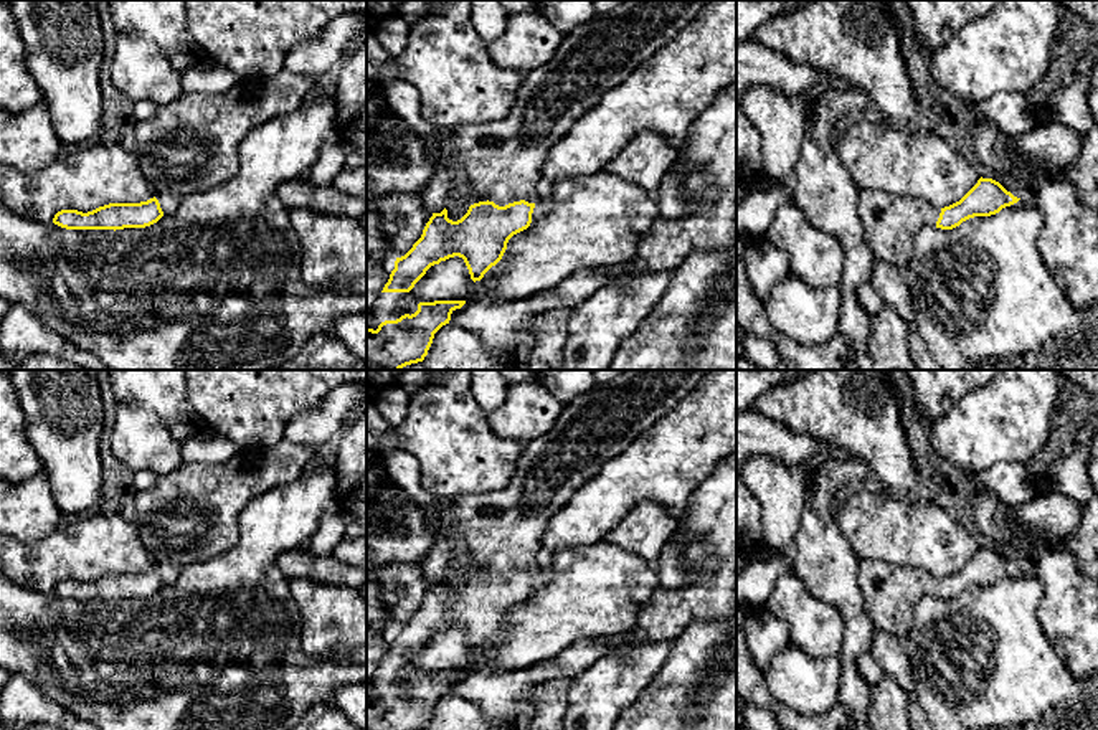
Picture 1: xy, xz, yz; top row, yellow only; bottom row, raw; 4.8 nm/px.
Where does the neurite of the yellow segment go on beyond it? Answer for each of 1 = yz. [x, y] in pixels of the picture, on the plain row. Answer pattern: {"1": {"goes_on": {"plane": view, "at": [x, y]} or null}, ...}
{"1": {"goes_on": {"plane": "yz", "at": [890, 592]}}}

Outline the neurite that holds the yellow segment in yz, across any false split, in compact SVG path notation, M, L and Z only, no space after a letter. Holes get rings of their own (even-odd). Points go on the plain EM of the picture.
M981 547L959 571L944 578L923 568L864 558L859 560L857 583L873 629L903 639L913 624L913 608L920 598L953 600L969 588L996 585L1019 570L999 552Z

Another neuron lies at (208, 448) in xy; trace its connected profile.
M208 428L198 436L182 441L182 457L185 462L220 464L241 451L238 444Z

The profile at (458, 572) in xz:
M439 497L433 507L418 504L423 514L424 525L433 532L434 543L446 540L451 545L451 563L446 568L447 588L452 591L461 590L471 575L487 570L479 570L472 565L469 550L462 535L457 530L444 525L444 515L449 512L452 499Z

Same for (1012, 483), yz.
M1001 461L974 474L973 486L981 486L996 494L1009 507L1020 507L1034 500L1035 466Z

